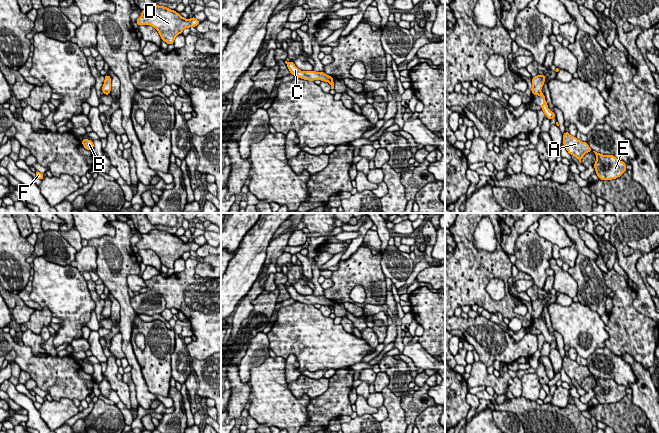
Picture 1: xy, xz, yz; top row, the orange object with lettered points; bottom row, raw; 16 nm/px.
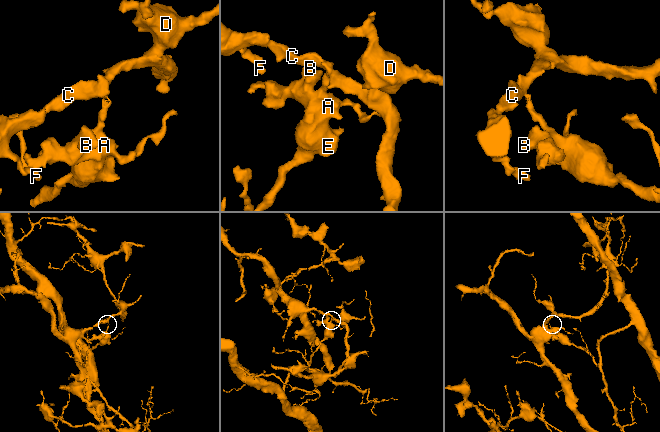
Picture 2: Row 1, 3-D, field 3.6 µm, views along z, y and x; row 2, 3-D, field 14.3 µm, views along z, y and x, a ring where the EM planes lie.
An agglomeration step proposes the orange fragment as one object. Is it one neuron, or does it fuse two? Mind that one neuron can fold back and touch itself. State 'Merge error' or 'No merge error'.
Merge error

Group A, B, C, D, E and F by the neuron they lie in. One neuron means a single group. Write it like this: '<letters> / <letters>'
A B E / C D F

